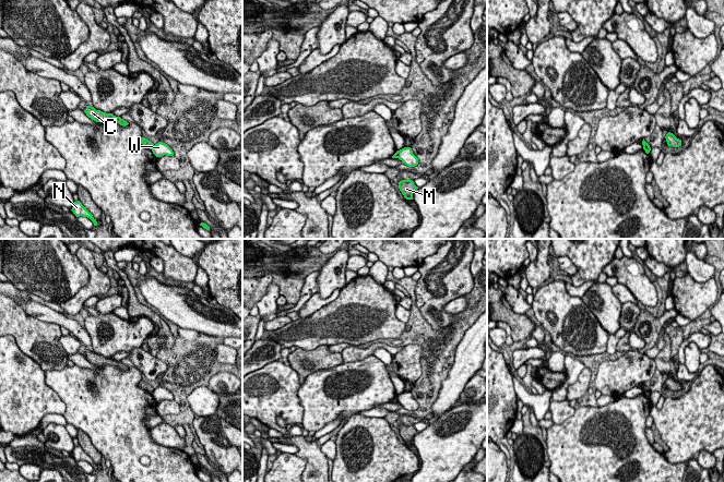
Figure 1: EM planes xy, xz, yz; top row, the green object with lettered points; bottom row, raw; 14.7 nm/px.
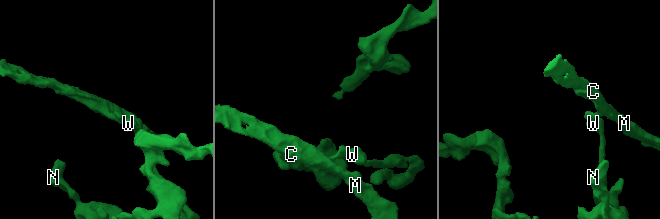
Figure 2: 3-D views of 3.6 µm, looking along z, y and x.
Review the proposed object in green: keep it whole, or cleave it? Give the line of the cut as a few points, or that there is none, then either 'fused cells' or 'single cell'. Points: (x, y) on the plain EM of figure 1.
cut in xy along (154, 389), (151, 393); fused cells

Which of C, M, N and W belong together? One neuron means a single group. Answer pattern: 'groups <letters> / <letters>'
groups C M / N W

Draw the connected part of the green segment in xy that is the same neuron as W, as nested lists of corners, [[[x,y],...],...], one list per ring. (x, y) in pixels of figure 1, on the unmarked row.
[[[158,386],[157,388],[155,388],[152,393],[152,396],[156,401],[162,401],[164,399],[174,400],[173,394],[163,386]]]

